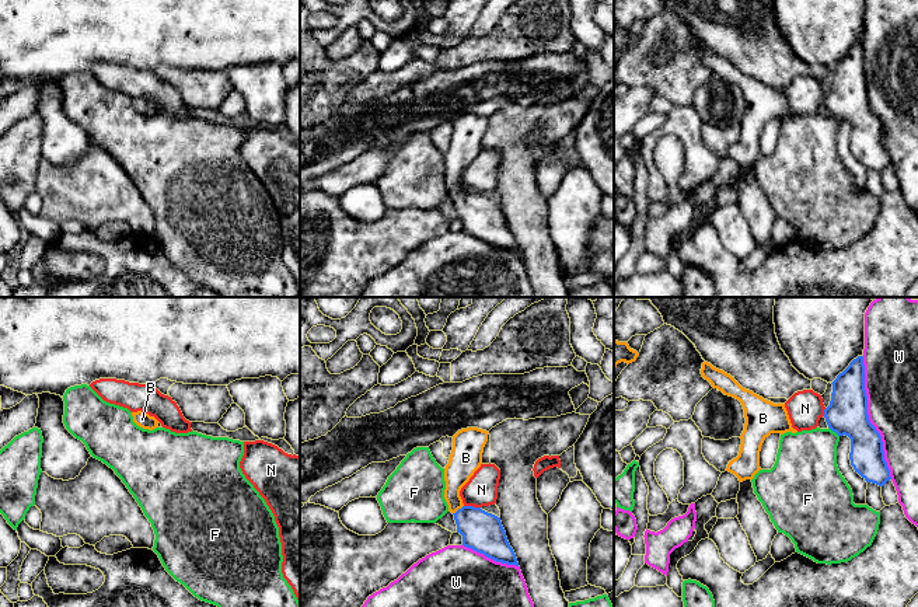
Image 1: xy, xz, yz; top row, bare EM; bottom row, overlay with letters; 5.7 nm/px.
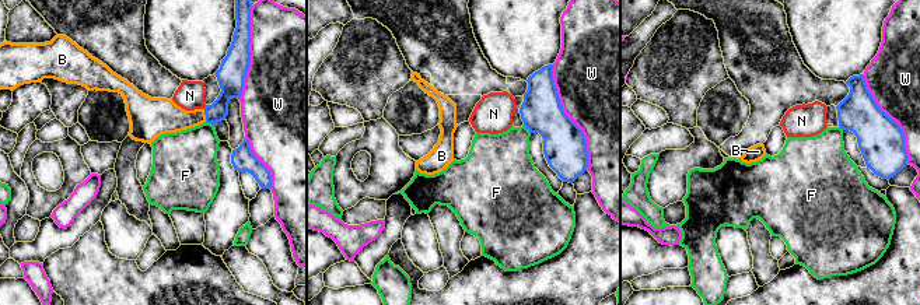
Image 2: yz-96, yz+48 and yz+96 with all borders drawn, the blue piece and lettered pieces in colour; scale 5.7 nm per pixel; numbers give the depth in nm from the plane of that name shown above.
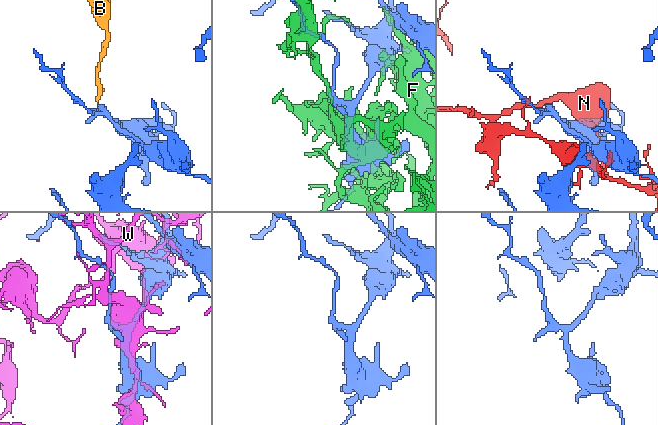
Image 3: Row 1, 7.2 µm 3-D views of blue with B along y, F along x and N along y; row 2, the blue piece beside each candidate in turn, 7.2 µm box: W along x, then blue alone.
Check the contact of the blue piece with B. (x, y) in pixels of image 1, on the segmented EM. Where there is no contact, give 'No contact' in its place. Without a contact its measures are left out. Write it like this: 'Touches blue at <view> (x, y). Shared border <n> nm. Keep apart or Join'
Touches blue at xz (458, 509). Shared border 80 nm. Join

